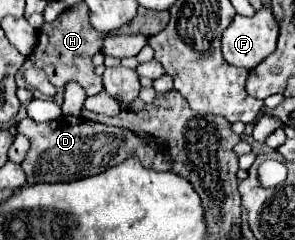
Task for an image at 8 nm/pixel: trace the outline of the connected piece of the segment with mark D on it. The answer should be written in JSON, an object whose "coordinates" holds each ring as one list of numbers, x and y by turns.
{"coordinates":[[61,117,47,123,37,123,33,119,21,119,17,123,17,133,25,135,31,141,31,149,21,163,23,171,27,173,27,183,67,183,77,181,83,177,91,177,97,173,103,173,109,167,115,167,129,159,131,155,137,155,145,167,151,167,155,159,155,151,141,141,139,135,135,135,129,129,85,121,77,117]]}

